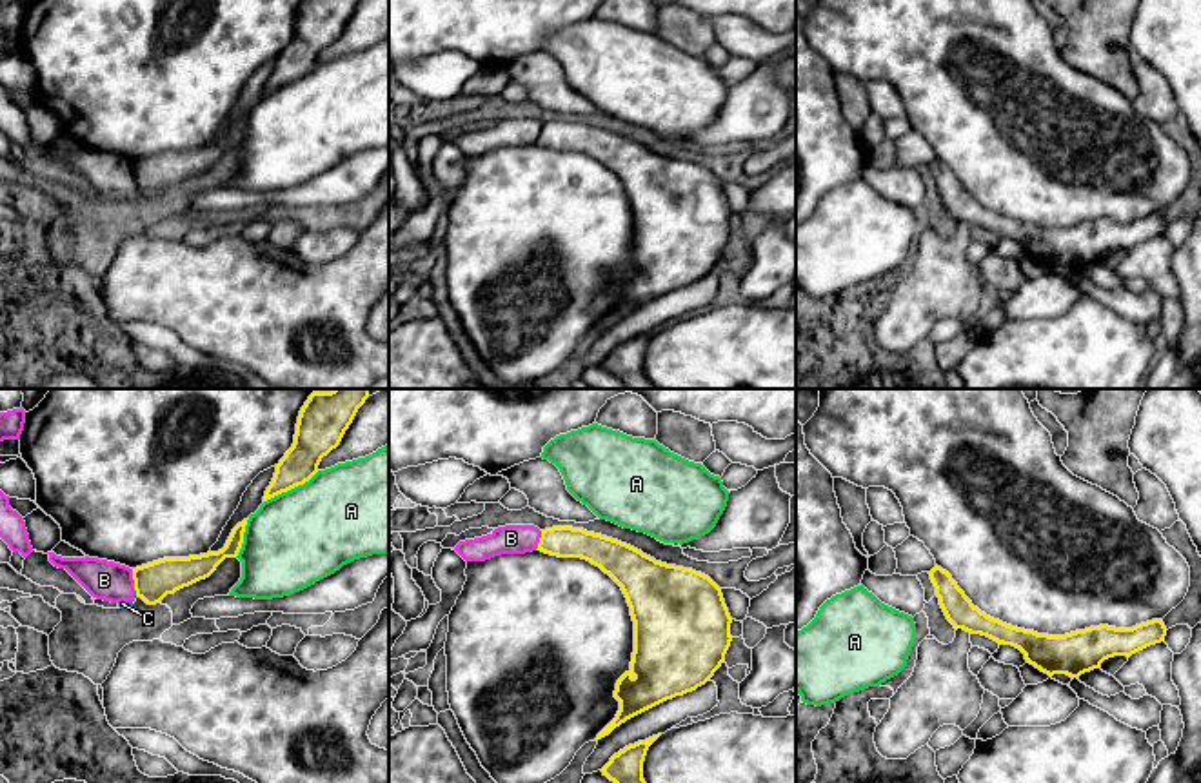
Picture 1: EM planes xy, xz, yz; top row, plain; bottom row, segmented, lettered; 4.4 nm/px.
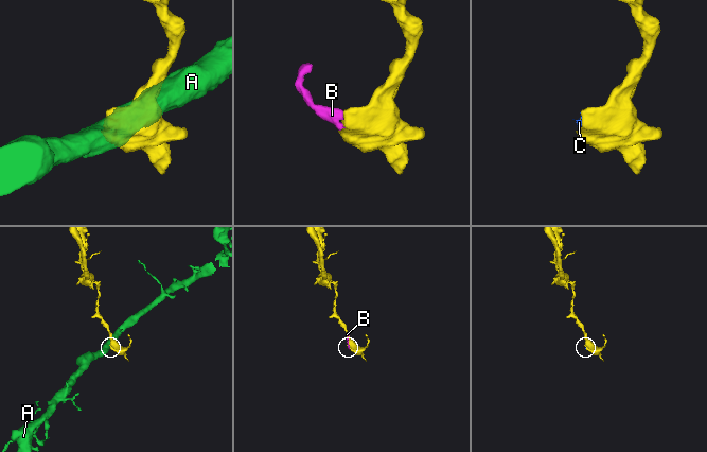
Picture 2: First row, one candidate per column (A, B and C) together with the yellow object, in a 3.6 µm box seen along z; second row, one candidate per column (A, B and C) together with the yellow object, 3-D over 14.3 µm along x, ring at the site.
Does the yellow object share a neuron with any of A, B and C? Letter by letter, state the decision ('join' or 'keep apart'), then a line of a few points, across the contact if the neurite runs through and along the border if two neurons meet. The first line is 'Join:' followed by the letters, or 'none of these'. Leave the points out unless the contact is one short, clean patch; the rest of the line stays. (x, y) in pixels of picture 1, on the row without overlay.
Join: none of these
A: keep apart
B: keep apart; line xy (131, 162), (135, 182)
C: keep apart; line xy (135, 182), (137, 188)

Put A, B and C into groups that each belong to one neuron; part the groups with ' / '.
A / B C

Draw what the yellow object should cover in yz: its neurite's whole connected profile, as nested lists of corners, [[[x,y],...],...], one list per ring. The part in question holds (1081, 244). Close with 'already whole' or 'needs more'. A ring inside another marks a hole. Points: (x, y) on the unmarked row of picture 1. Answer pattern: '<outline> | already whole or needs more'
[[[936,158],[928,167],[939,198],[956,223],[963,222],[970,227],[987,229],[999,238],[1012,238],[1025,247],[1027,256],[1050,271],[1054,267],[1067,267],[1072,273],[1079,271],[1099,262],[1108,251],[1130,251],[1150,238],[1165,234],[1166,229],[1163,213],[1152,213],[1132,222],[1099,218],[1065,229],[1037,227],[981,205],[941,160]]] | already whole

